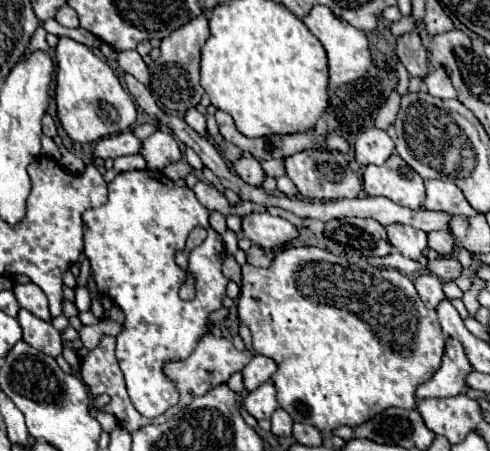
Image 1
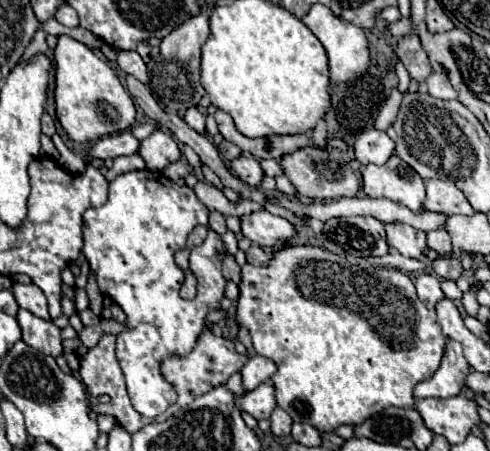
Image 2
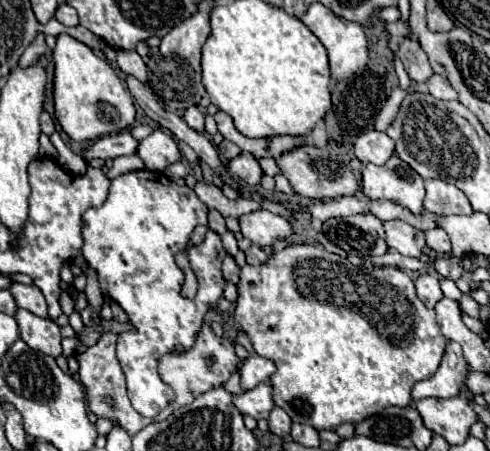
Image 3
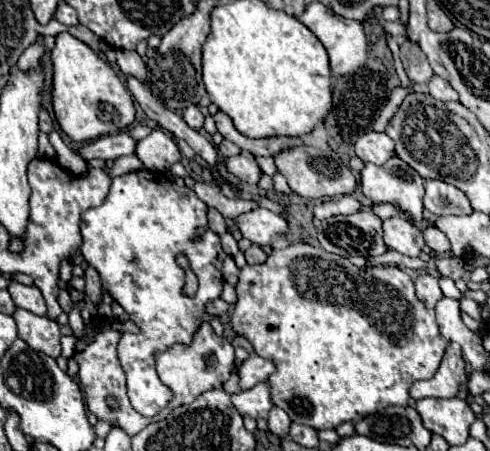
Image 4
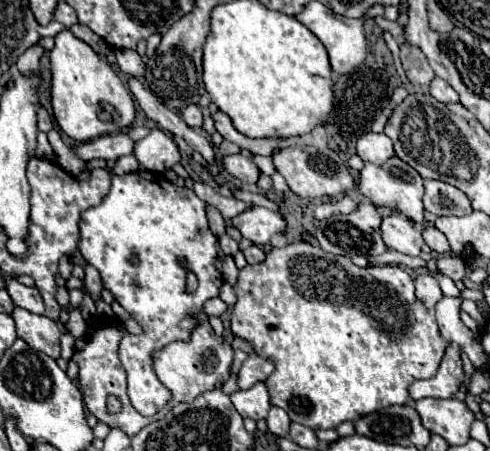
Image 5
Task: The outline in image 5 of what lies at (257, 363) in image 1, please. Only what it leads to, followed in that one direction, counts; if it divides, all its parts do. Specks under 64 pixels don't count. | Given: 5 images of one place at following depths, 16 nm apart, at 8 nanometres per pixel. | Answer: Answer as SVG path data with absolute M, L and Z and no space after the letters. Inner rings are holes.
M252 354L244 360L238 372L238 386L242 390L252 388L256 382L266 382L268 376L274 372L274 364L258 354Z

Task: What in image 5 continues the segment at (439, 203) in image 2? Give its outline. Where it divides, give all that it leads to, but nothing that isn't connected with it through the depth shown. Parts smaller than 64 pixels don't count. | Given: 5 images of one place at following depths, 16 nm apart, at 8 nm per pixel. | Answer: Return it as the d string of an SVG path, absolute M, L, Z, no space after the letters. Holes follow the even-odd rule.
M424 180L424 208L432 216L464 216L472 212L470 200L462 190L442 180Z

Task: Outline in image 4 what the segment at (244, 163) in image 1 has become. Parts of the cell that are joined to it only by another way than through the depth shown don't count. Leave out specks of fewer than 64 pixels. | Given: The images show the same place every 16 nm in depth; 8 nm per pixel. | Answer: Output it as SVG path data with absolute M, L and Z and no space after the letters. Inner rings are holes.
M244 154L232 156L232 158L226 160L226 168L228 168L230 174L234 174L238 180L242 180L250 186L256 186L260 176L262 176L262 170L256 164L254 156L244 156Z

